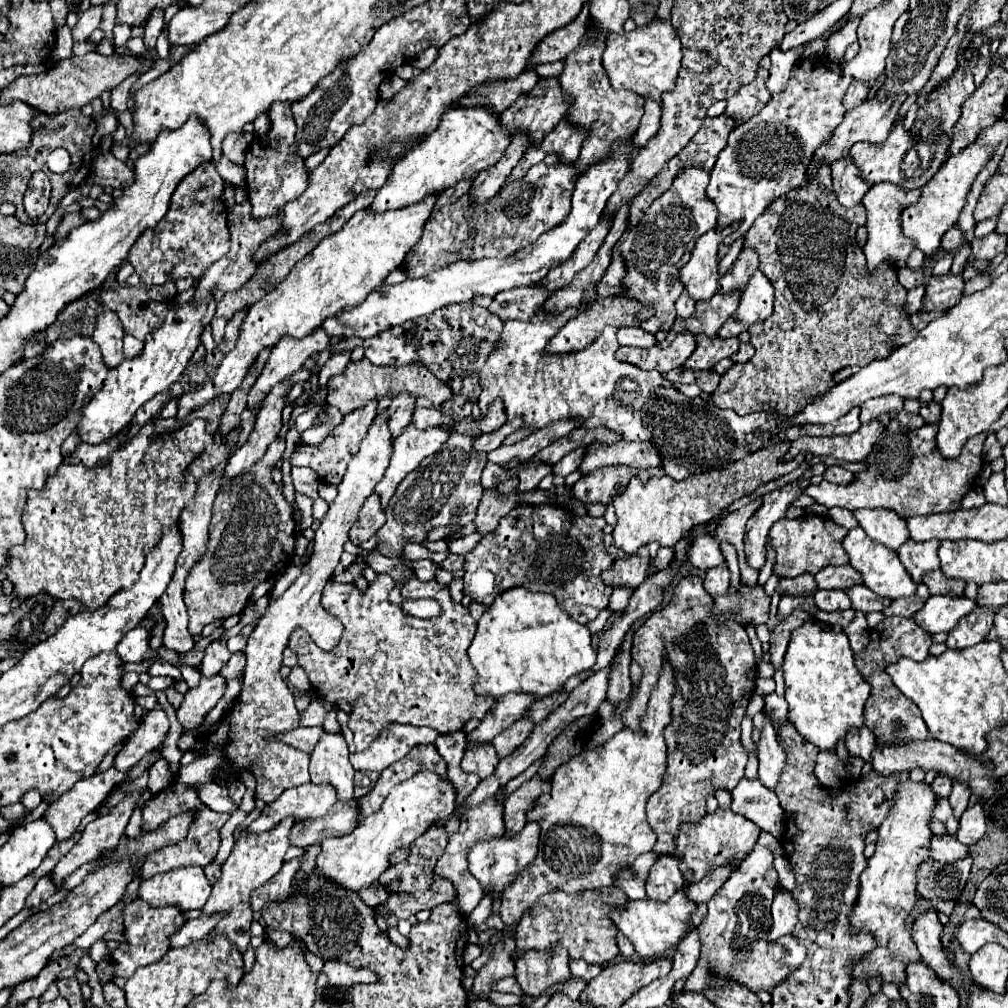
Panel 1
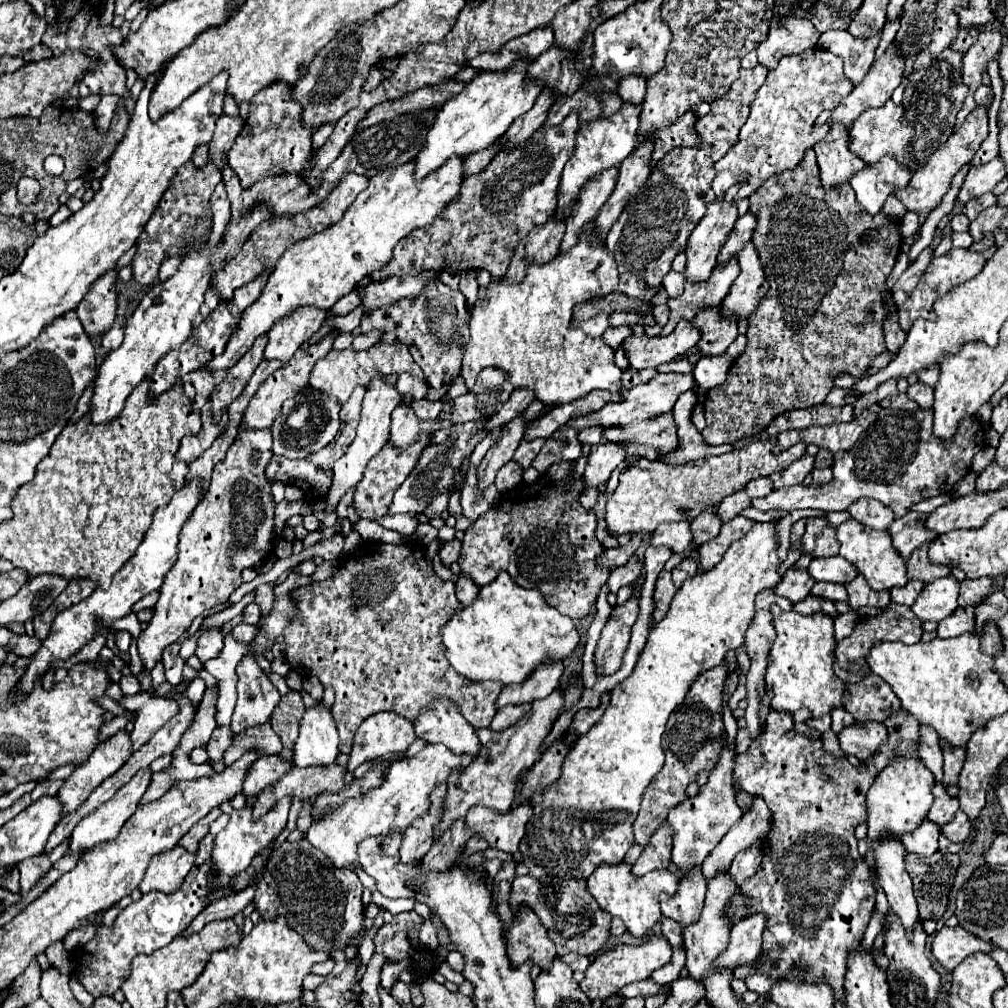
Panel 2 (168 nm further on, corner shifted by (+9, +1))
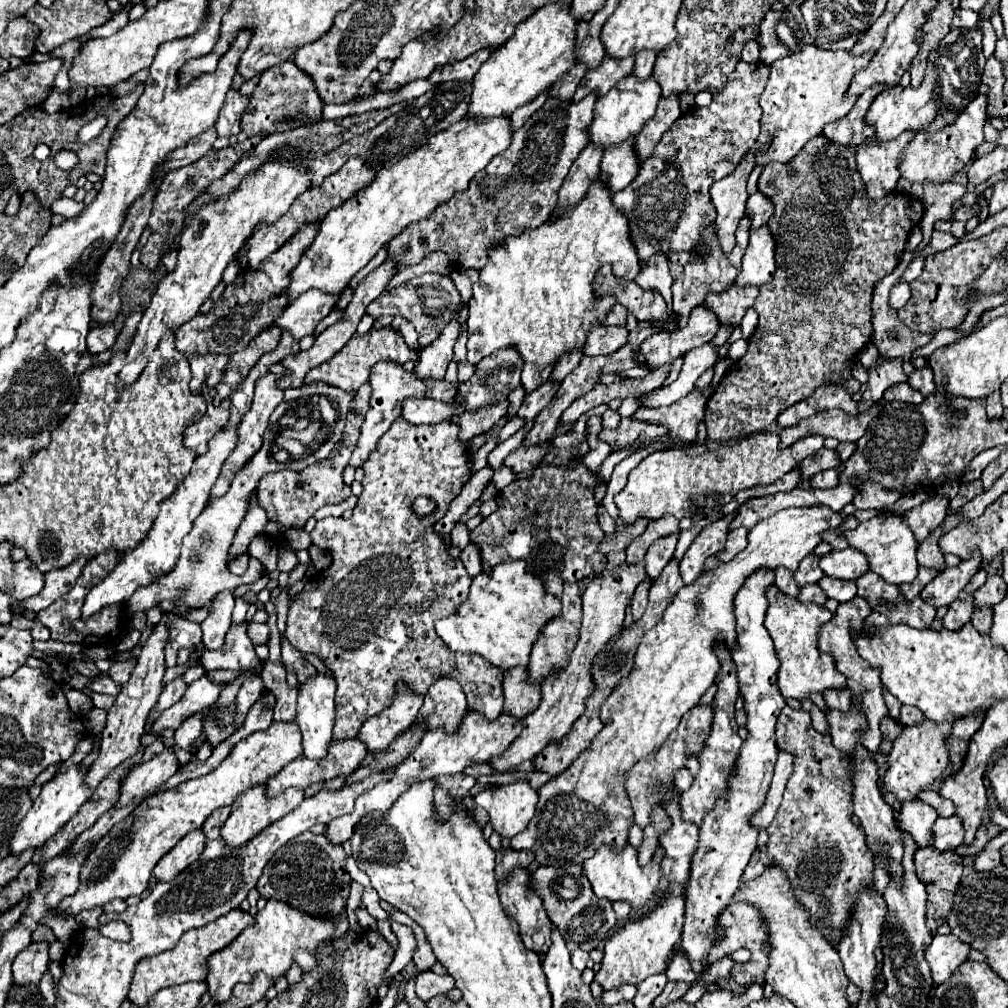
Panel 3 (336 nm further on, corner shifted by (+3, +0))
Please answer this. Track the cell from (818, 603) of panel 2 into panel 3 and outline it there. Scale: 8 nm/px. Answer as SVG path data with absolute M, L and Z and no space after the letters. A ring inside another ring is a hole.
M819 584L803 586L797 598L799 598L801 602L815 602L815 604L821 604L821 606L823 606L825 600L827 600L827 596L825 596L825 592L819 588Z

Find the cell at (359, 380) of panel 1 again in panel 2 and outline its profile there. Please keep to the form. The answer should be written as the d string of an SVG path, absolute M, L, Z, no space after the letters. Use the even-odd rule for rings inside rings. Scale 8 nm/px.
M373 345L367 351L353 351L349 347L343 351L331 351L327 357L317 361L315 369L311 371L309 383L313 389L319 389L321 393L337 397L337 401L343 405L343 403L347 403L347 397L353 393L353 389L357 385L367 387L373 377L385 377L389 373L401 375L405 371L423 377L421 371L415 367L415 361L405 345Z

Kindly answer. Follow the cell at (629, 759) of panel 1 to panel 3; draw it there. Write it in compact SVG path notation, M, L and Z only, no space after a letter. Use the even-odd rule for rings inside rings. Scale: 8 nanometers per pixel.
M827 506L781 510L769 516L767 520L761 520L757 526L749 530L749 546L743 552L739 552L733 560L719 564L709 572L703 572L693 584L683 586L673 598L673 602L667 606L667 610L663 612L661 622L643 636L631 674L621 682L619 688L611 692L611 696L601 706L601 714L605 714L607 718L603 730L593 738L589 748L579 754L579 758L569 766L569 770L561 772L539 790L537 812L531 818L529 826L521 834L511 838L511 848L533 850L537 856L535 860L541 866L555 866L555 868L561 868L565 864L583 864L583 860L591 858L601 844L615 844L617 850L621 850L621 846L627 844L629 826L633 824L633 810L623 788L625 772L639 758L659 750L661 744L667 740L669 732L679 726L681 716L689 712L705 694L705 690L713 684L715 674L719 670L719 660L713 654L713 644L717 638L725 638L729 650L733 650L735 646L737 634L735 634L733 598L737 590L743 586L745 578L759 568L775 570L777 566L785 566L791 572L795 572L799 562L807 554L811 554L813 548L821 542L821 534L825 530L839 528L841 522L843 522L841 514L829 510Z

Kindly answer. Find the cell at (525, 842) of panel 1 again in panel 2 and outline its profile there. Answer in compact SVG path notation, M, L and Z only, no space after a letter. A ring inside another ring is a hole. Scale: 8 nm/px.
M529 803L511 809L509 813L497 813L491 809L483 807L473 807L469 809L465 817L465 827L485 839L489 847L501 849L505 853L517 853L519 851L519 841L523 839L525 825L531 817L533 809Z

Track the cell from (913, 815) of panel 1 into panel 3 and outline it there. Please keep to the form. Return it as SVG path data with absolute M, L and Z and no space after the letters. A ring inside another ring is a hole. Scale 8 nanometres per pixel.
M915 722L913 726L905 726L901 734L893 742L893 750L889 754L889 770L881 780L881 786L895 794L899 802L907 802L917 798L917 794L933 784L949 766L949 748L945 746L945 738L949 738L951 722Z

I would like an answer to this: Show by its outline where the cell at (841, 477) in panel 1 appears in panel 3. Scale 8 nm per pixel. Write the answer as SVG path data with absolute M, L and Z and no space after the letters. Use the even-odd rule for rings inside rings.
M825 470L825 472L819 472L819 474L809 478L811 488L821 488L821 490L823 488L833 488L833 486L837 486L837 482L839 482L837 470Z

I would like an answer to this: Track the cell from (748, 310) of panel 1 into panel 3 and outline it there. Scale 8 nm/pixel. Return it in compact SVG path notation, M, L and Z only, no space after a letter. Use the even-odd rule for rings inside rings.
M769 226L751 230L749 246L743 256L743 270L737 274L737 286L761 286L773 280L775 274L775 242Z

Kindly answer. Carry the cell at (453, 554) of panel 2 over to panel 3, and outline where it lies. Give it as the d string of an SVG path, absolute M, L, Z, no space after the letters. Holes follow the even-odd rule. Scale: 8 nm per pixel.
M457 522L455 528L451 530L451 542L457 548L465 548L469 544L469 530L467 530L467 526L463 522Z

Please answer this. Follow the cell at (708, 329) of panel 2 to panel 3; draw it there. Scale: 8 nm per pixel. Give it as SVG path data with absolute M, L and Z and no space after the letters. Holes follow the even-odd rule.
M729 286L729 290L723 290L721 294L709 294L705 298L705 306L713 310L723 326L739 326L745 312L753 306L755 298L759 294L759 288L755 286Z

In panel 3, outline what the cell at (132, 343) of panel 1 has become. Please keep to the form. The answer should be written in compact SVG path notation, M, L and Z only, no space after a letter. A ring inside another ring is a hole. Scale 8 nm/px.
M99 324L89 330L87 346L91 354L101 354L105 350L111 350L115 340L117 340L117 330L113 328L113 324Z

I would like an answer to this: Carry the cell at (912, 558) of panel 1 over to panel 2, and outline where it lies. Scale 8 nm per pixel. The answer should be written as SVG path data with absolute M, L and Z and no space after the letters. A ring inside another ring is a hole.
M907 513L905 517L899 517L889 525L893 547L905 561L911 559L911 553L917 547L921 547L923 543L931 543L937 537L935 531L925 527L925 519L925 513Z

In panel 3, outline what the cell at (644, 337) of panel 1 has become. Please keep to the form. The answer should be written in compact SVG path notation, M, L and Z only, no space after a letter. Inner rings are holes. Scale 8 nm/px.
M593 326L589 330L589 338L585 342L585 356L607 356L619 350L621 346L627 344L627 328L621 326L609 326L609 328L599 328Z

